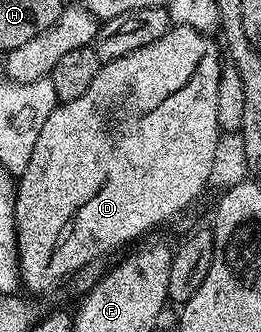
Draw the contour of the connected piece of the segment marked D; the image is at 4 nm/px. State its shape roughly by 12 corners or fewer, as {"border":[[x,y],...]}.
{"border":[[185,25],[57,104],[16,182],[48,293],[216,165],[217,42]]}

